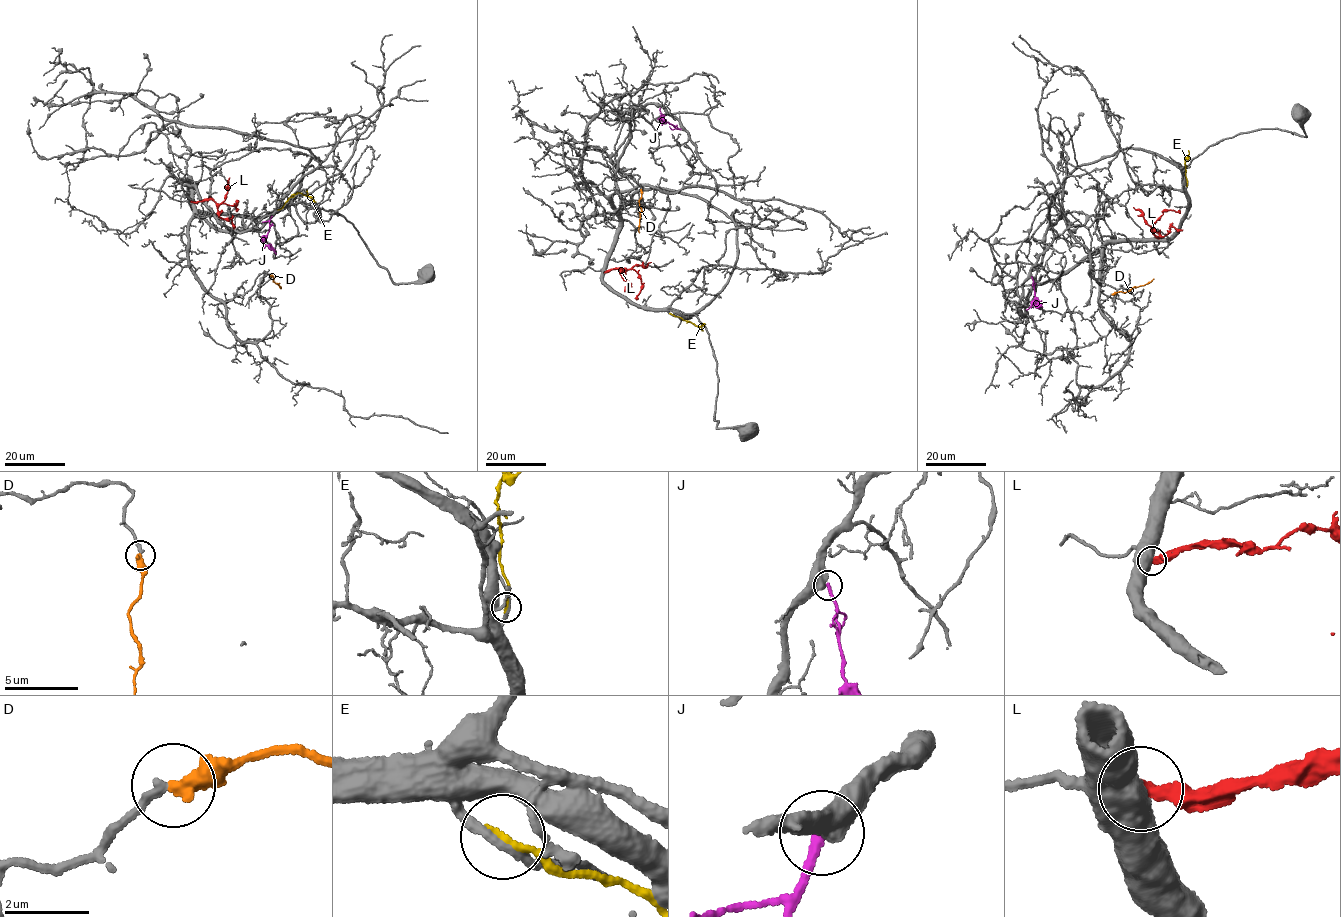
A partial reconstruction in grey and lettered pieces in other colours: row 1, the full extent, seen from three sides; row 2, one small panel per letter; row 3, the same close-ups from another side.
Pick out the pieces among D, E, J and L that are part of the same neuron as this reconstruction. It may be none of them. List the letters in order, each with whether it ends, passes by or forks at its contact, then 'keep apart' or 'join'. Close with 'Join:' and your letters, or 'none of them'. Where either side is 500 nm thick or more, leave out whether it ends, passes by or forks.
D: it ends; join
E: it ends; keep apart
J: it ends; keep apart
L: keep apart
Join: D

